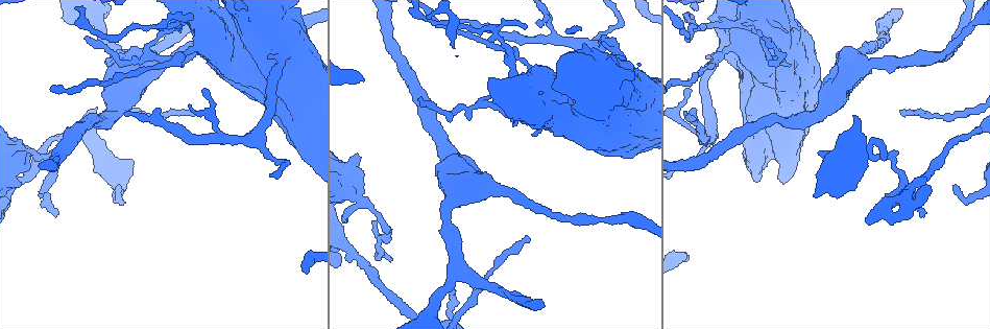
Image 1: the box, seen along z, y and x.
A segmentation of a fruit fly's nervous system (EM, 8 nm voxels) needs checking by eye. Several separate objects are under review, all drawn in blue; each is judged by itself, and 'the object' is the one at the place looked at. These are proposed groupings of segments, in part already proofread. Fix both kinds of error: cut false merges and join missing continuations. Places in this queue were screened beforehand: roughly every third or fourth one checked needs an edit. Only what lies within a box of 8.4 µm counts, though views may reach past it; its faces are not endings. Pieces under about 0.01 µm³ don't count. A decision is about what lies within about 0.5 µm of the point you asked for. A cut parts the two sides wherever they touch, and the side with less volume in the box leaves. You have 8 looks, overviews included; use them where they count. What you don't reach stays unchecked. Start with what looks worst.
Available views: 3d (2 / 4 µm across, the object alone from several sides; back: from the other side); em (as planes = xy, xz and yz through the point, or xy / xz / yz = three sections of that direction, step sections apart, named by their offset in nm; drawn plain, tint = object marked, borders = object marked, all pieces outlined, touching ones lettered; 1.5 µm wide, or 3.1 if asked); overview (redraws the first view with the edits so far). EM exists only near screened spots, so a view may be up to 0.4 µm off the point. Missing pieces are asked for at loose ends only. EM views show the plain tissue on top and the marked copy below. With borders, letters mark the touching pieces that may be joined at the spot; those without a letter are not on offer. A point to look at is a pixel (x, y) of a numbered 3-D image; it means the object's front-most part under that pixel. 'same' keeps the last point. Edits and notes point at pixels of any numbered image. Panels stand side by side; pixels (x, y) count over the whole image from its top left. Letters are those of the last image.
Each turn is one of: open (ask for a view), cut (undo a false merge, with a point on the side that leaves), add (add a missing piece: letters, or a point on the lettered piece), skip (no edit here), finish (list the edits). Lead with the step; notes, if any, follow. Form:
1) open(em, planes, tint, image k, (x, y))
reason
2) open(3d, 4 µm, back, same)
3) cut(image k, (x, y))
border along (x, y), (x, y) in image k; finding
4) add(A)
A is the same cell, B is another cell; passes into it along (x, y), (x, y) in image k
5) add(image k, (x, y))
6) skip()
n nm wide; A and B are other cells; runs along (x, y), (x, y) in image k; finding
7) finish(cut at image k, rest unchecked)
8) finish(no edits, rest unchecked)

open(em, yz, step 4, borders, image 1, (390, 256))
thin end

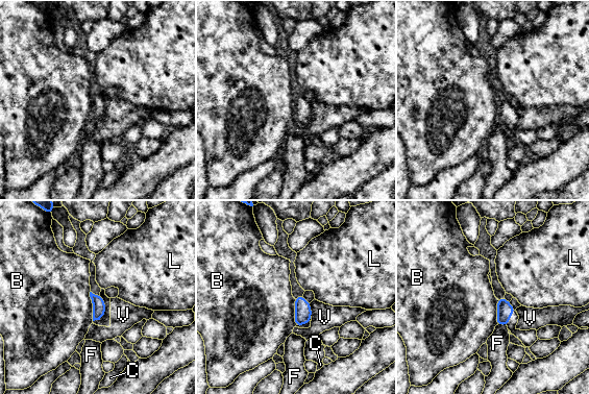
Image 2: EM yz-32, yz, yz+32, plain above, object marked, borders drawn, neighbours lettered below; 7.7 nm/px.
skip()
B, C, F, L and V are other cells; border along (90, 291), (93, 320) in image 2; none of them fits

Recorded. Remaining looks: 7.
open(em, planes, borders, image 1, (351, 192))
sharp bend

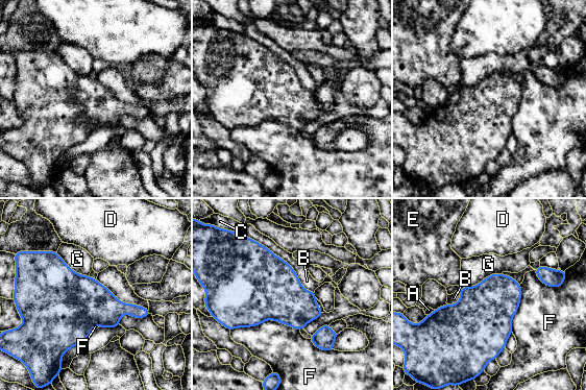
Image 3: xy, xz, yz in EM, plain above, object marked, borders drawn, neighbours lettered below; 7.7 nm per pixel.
skip()
A, B, C, D, E, F and G are other cells; border along (252, 239), (284, 259), (314, 292) in image 3; continuous, no second cell

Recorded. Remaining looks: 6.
open(3d, 4 µm, image 1, (526, 27))
thin end

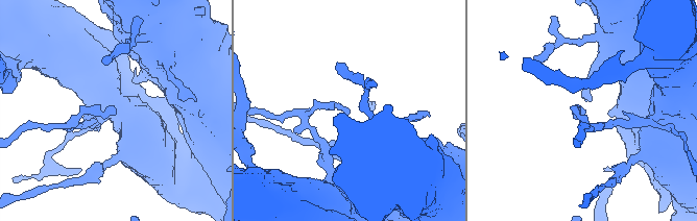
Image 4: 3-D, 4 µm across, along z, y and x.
open(em, planes, borders, image 4, (583, 112))

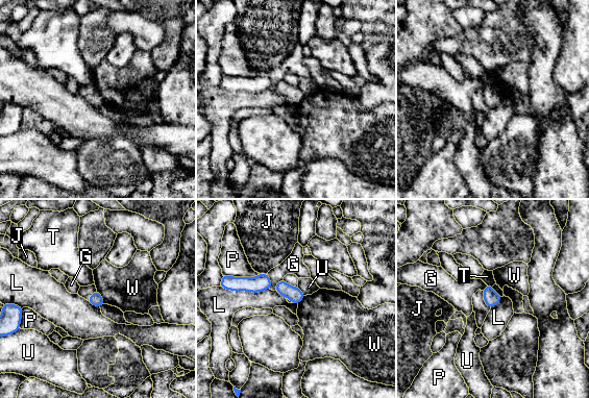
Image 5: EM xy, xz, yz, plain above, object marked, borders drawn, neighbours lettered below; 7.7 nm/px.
skip()
G, J, L, P, T, U and W are other cells; border along (97, 289), (105, 303) in image 5; none of them fits

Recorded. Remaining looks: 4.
finish(no edits, rest unchecked)

